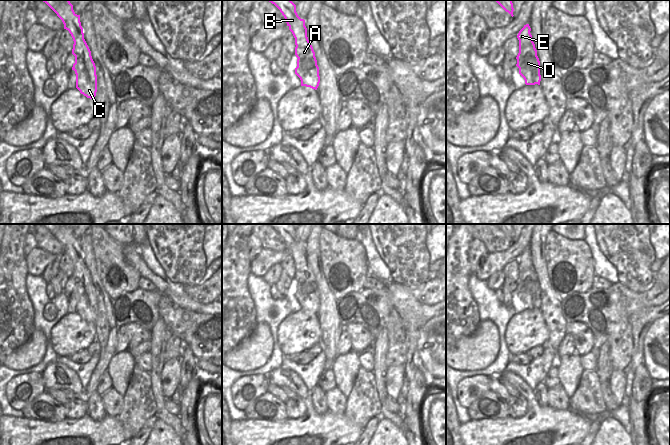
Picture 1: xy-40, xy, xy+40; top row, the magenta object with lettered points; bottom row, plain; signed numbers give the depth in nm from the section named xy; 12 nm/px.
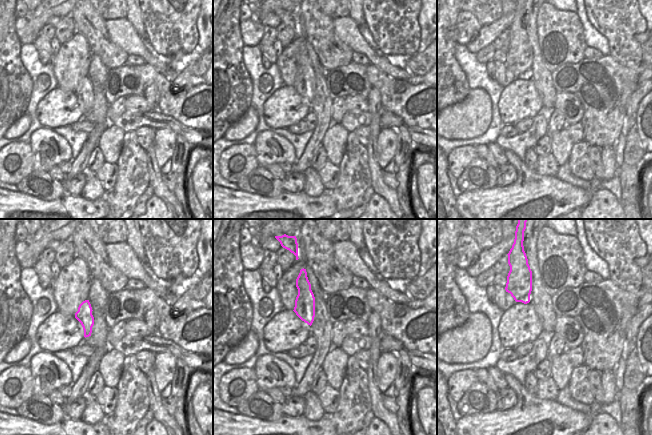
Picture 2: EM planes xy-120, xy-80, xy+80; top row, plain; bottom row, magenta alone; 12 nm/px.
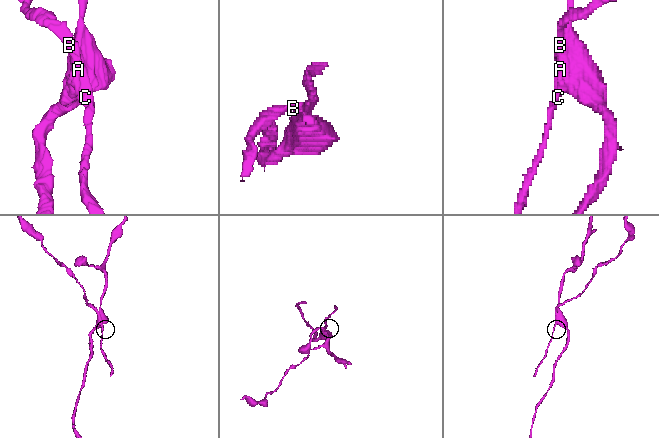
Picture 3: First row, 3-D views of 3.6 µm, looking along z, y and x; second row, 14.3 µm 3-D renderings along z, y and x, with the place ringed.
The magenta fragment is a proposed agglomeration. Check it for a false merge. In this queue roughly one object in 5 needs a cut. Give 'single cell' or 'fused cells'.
fused cells

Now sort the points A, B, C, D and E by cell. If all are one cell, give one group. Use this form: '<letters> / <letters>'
A B C E / D

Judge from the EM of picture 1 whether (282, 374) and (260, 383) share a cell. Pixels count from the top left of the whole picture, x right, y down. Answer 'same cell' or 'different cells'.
different cells

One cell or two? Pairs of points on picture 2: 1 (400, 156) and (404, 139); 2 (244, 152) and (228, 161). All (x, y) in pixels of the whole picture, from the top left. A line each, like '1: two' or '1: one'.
1: one
2: one

